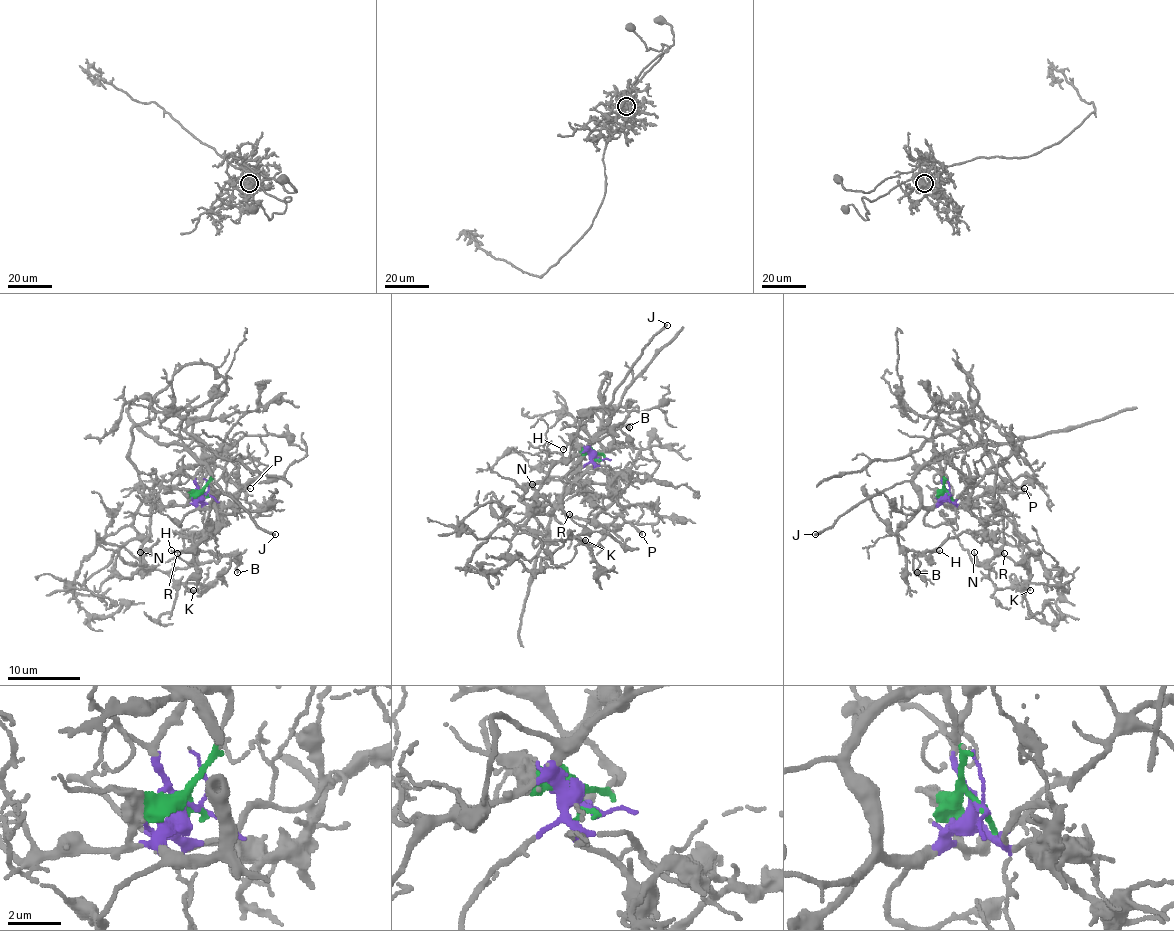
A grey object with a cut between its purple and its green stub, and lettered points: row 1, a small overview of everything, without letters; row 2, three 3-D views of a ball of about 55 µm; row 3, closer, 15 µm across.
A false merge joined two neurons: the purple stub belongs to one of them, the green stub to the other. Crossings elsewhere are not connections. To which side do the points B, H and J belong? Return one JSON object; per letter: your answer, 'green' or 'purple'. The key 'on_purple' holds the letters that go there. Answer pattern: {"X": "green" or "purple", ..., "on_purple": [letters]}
{"B": "purple", "H": "purple", "J": "purple", "on_purple": ["B", "H", "J"]}

